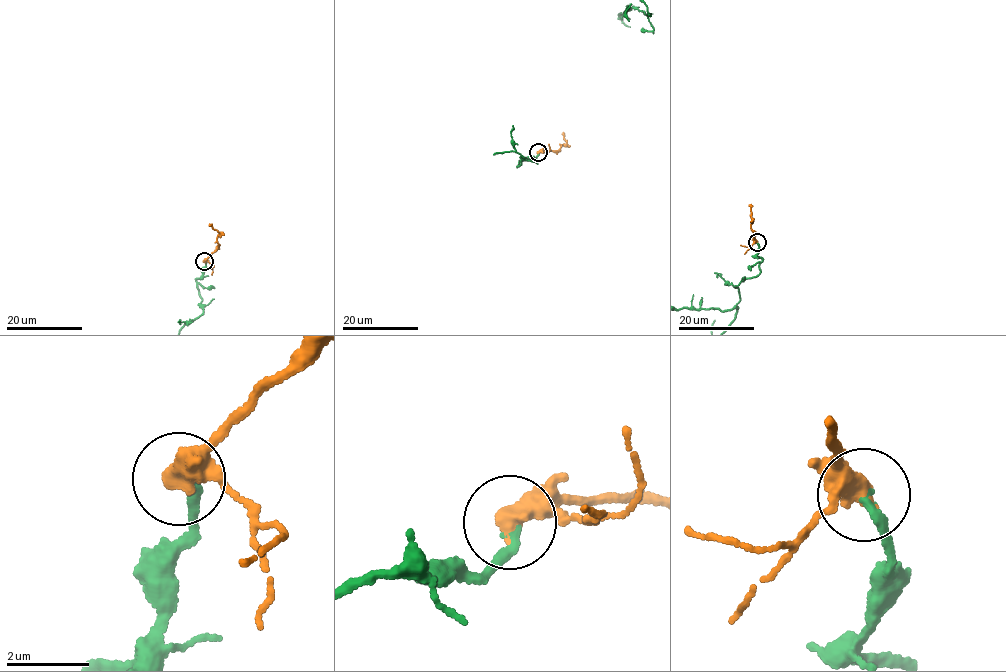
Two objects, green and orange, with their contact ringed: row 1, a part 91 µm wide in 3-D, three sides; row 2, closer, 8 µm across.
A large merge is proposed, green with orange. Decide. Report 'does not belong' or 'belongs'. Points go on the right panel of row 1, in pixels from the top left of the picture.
belongs

